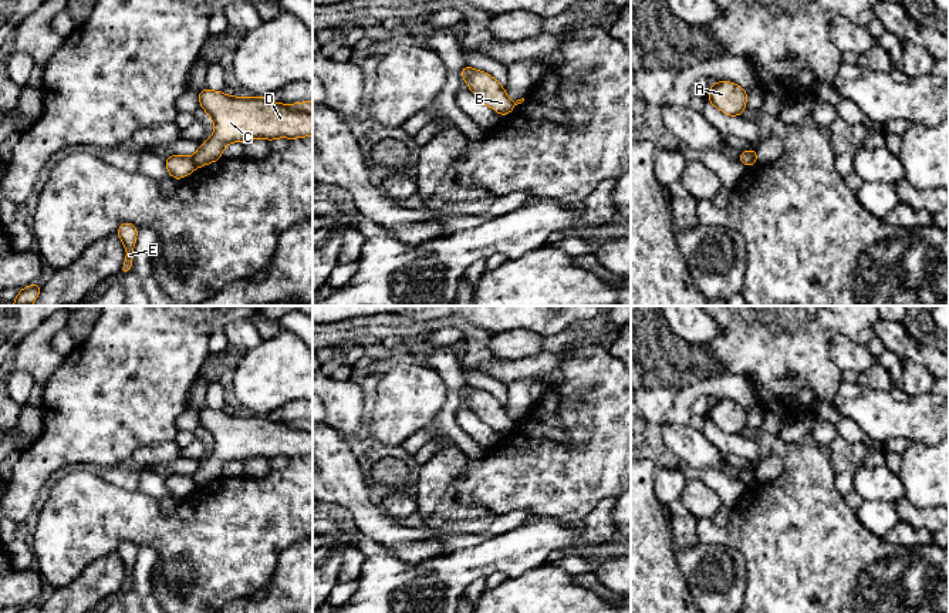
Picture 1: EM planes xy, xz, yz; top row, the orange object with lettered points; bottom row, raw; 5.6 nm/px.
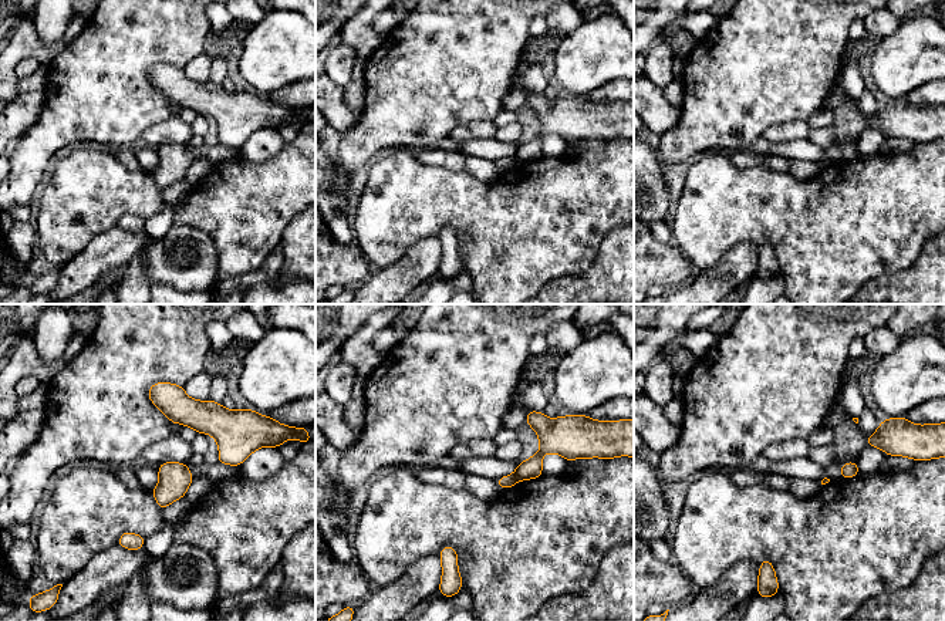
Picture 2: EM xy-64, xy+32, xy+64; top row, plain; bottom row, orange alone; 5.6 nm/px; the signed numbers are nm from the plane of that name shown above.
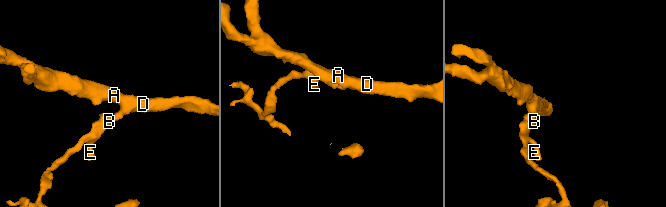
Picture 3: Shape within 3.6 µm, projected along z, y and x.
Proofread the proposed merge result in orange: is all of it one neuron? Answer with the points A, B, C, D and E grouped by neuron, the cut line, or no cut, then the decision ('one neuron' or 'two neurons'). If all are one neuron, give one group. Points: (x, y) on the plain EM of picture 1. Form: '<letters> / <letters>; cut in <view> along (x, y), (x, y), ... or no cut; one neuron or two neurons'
A C D / B E; cut in xy along (191, 477), (196, 485); two neurons

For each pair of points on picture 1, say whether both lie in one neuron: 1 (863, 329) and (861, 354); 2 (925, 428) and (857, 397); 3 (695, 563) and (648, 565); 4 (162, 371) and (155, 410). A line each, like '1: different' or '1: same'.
1: different
2: same
3: different
4: same

